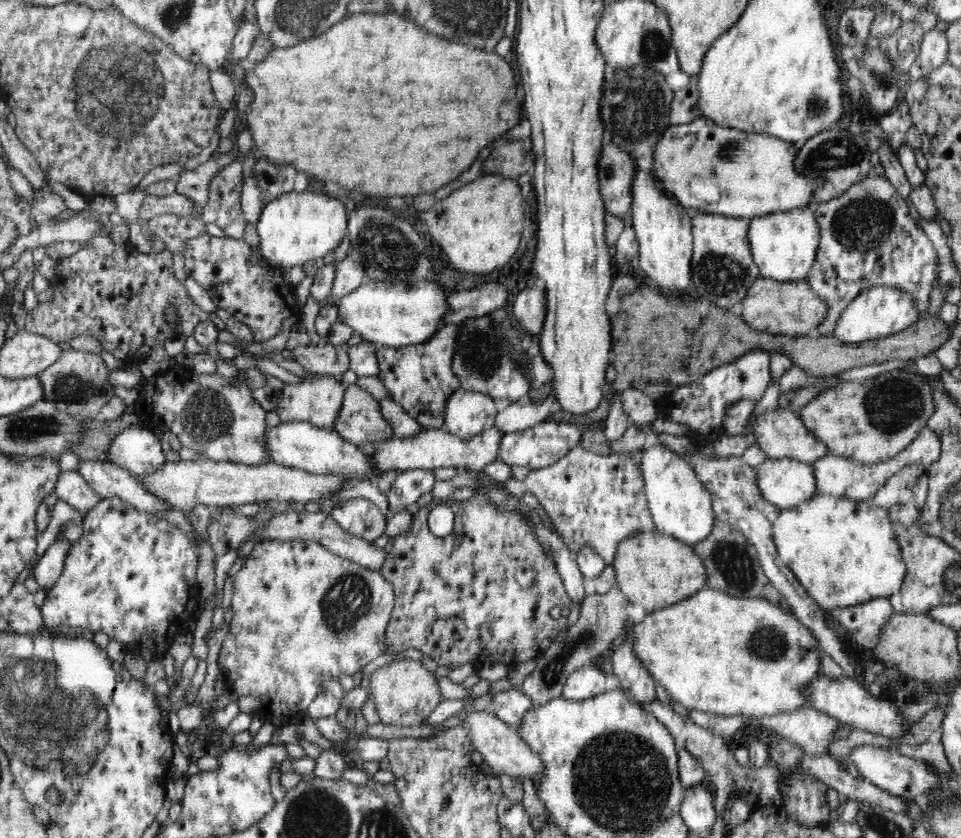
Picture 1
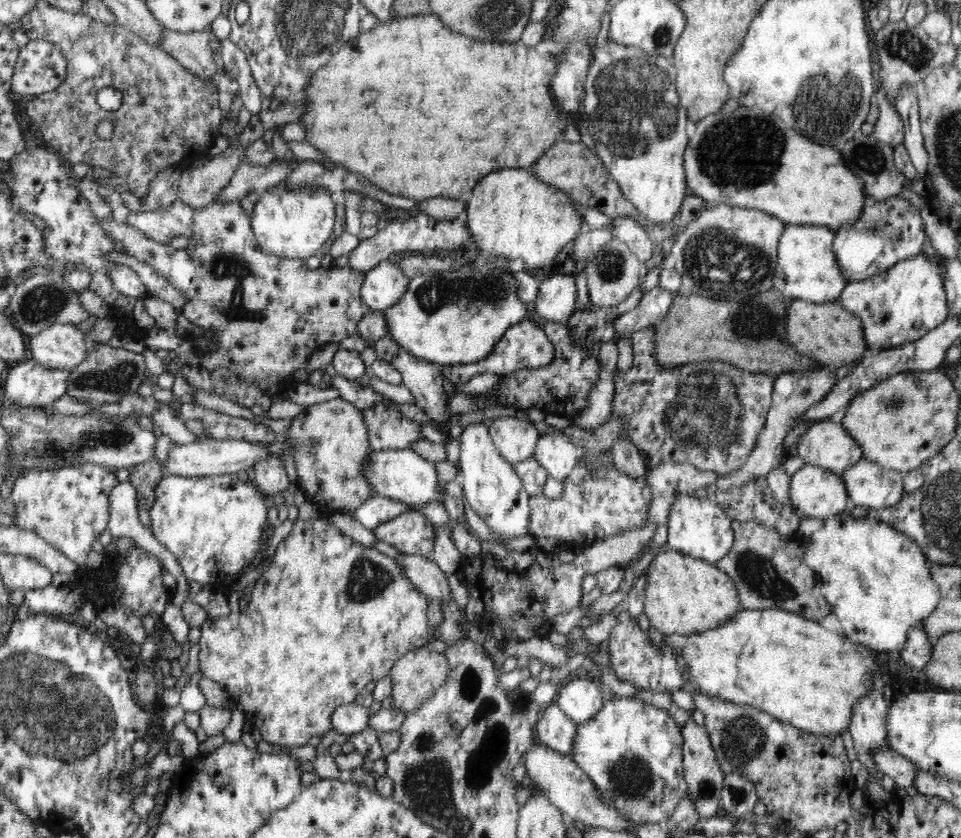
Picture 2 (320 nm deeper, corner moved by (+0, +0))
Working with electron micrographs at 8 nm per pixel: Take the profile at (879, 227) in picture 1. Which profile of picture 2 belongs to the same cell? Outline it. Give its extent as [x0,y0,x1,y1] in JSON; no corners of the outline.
[832,196,926,282]

